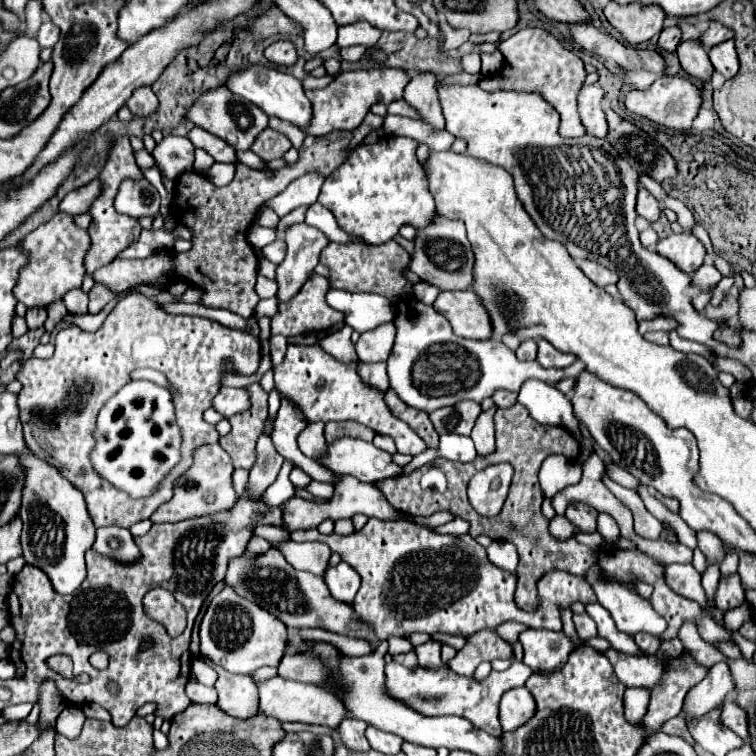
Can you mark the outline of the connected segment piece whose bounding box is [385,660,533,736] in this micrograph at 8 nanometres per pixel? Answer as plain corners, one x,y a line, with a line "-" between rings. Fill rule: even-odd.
393,660
385,666
385,692
423,716
445,716
445,714
463,716
463,718
471,720
477,728
481,728
493,736
501,736
503,730
499,724
499,700
507,690
525,686
525,682
531,674
533,674
533,670
527,664
513,660
513,664
507,670
503,670
503,672
491,670
491,674
487,678
483,678
483,682
481,682
481,680
475,680
473,676
461,676
457,672
451,672
449,666
405,668
403,664

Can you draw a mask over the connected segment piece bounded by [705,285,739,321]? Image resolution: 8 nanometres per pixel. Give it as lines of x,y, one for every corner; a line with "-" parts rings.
733,285
718,307
713,308
713,310
711,305
705,307
705,316
713,318
714,320
729,321
733,315
738,315
738,297
739,290
735,285

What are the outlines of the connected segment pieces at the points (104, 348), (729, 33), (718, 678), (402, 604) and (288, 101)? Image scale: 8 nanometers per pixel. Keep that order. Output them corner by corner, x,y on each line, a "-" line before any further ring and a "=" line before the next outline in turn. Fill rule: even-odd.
143,294
127,296
111,310
99,330
85,332
69,324
57,332
53,358
29,358
21,364
17,380
23,388
18,393
17,404
25,441
39,458
47,458
49,464
61,468
61,474
83,490
97,528
129,528
133,522
149,518
159,504
171,498
173,482
165,480
151,496
137,500
95,472
89,454
95,448
95,420
105,402
131,382
131,372
137,368
153,368
165,374
183,438
181,466
173,470
173,474
179,476
191,466
193,448
219,440
219,432
213,424
203,420
203,412
211,408
213,398
221,390
225,362
229,362
239,376
249,376
259,366
259,360
259,338
251,334
231,330
209,318
169,314
159,302
=
711,20
709,22
709,28
703,32
703,36
701,36
701,44
709,50
709,48
713,48
715,44
721,44
721,42
725,42
725,40
729,40
729,38
733,38
733,30
731,28
725,28
723,24
719,24
719,22
715,22
715,20
=
727,662
715,664
707,676
691,688
687,694
685,706
683,706
683,716
701,716
703,712
709,712
715,708
715,704
721,704
725,696
735,688
731,670
=
369,518
369,522
353,534
321,534
319,530
295,530
291,540
325,542
333,552
341,554
349,566
361,576
361,588
353,600
353,608
367,620
379,640
389,634
405,636
409,632
449,632
471,636
481,628
495,628
507,620
521,622
527,628
563,630
561,610
573,602
595,602
595,592
585,578
563,570
551,570
539,578
539,610
523,612
513,602
517,576
489,562
485,548
469,534
451,536
431,532
427,526
413,522
385,522
-
415,616
425,616
425,626
415,626
=
251,66
251,68
231,76
231,80
227,82
227,88
231,92
247,98
255,106
259,106
267,116
275,116
279,120
285,120
285,122
297,126
297,128
309,126
309,122
313,118
313,106
311,106
309,98
305,96
301,80
297,80
291,74
271,70
271,68
263,68
263,66

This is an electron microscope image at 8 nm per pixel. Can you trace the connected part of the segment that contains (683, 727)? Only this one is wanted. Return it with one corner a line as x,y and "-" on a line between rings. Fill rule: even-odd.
675,716
675,718
667,720
667,724
663,724
661,730
667,732
667,734
675,734
675,736
681,736
681,738
691,740
691,734
687,730
687,724
685,724
685,720
681,720
681,716

